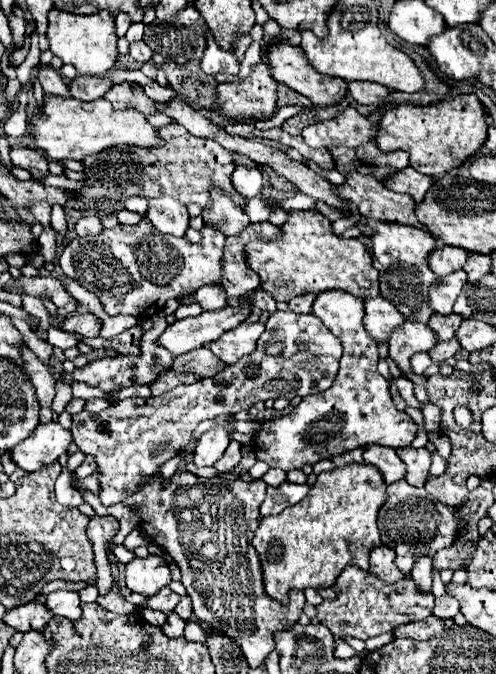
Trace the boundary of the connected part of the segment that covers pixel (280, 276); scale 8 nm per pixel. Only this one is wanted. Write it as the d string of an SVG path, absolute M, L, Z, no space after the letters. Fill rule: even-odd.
M287 210L287 222L281 226L279 238L275 240L251 240L245 248L245 260L251 270L255 270L261 278L261 288L273 296L275 302L289 302L295 296L307 292L323 292L323 290L345 290L357 298L377 296L379 294L379 278L373 268L371 254L367 252L361 240L349 238L343 240L331 232L331 222L319 212L307 210Z

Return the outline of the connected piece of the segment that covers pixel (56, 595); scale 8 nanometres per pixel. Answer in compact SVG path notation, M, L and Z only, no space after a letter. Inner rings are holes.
M57 590L47 594L45 606L51 614L63 616L67 620L77 620L81 616L81 606L79 606L79 594L71 590Z

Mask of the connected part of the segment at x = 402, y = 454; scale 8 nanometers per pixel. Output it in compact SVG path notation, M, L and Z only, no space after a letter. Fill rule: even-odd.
M399 448L397 450L397 456L405 462L407 466L407 476L405 480L411 484L411 486L425 486L425 480L427 480L427 472L429 472L429 466L431 466L431 454L425 450L425 448Z

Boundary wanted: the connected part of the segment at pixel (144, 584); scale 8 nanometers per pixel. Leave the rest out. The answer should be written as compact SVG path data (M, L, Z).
M149 554L147 558L133 558L125 566L125 582L131 592L149 598L171 582L171 570L161 556Z

